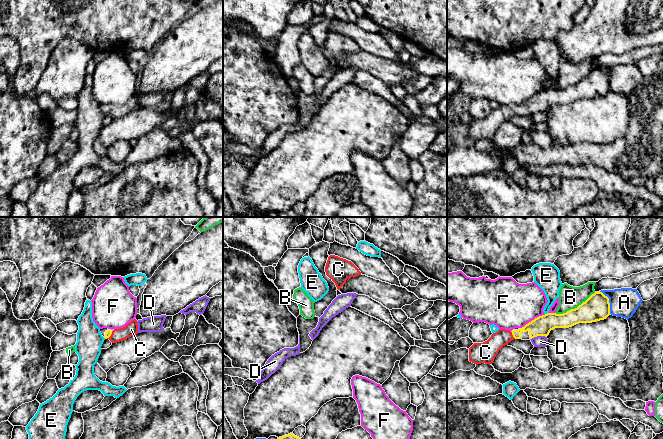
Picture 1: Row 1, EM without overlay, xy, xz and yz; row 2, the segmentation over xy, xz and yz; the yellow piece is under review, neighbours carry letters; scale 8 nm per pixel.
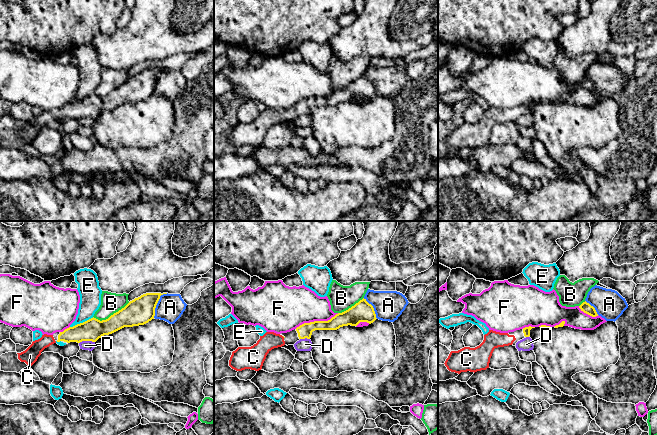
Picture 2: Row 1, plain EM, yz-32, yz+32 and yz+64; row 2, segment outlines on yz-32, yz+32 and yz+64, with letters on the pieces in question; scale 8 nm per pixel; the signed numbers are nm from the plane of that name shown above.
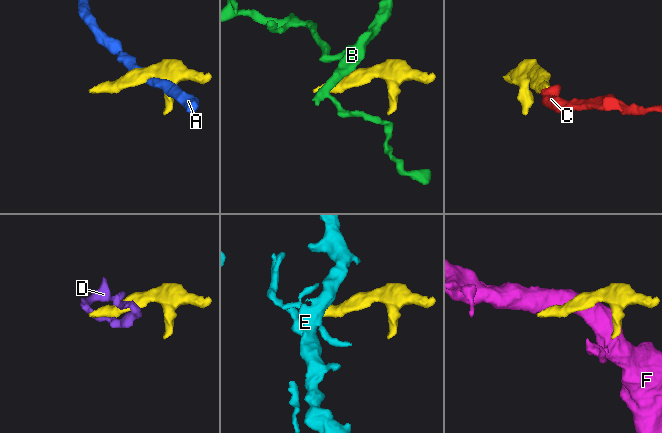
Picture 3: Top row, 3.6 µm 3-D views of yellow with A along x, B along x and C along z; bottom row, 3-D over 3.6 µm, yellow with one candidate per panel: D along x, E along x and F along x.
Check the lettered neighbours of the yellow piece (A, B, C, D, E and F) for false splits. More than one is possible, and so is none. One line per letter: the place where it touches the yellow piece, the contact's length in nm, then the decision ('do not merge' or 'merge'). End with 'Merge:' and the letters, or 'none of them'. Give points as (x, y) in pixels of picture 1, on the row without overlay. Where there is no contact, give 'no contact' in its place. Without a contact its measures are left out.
A: yz (608, 77) | 200 nm | do not merge
B: yz (575, 84) | 360 nm | do not merge
C: yz (512, 110) | 70 nm | merge
D: yz (538, 111) | 140 nm | do not merge
E: yz (547, 89) | 30 nm | do not merge
F: yz (532, 96) | 240 nm | do not merge
Merge: C

